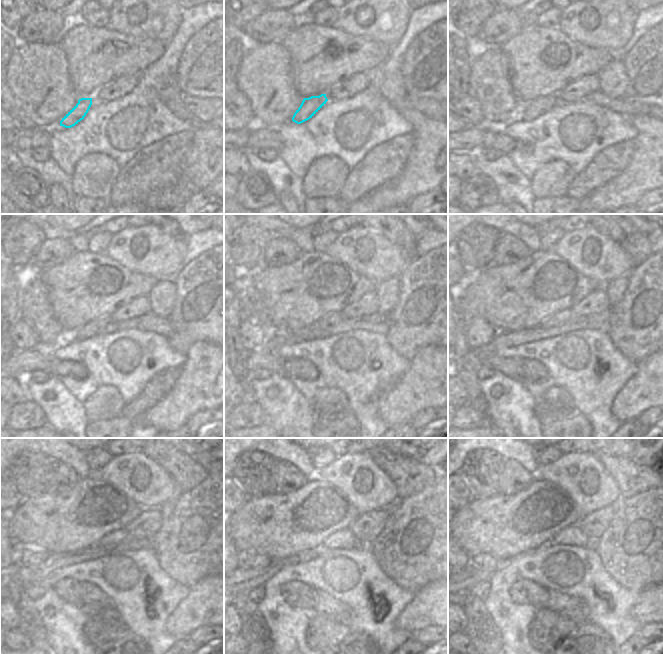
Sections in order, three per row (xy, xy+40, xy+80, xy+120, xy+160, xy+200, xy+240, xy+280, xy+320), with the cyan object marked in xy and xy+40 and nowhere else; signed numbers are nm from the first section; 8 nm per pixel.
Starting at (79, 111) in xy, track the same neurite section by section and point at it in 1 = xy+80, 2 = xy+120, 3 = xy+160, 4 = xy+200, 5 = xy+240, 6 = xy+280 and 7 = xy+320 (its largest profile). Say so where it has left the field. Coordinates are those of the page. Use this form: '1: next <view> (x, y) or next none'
1: next xy+80 (533, 109)
2: next xy+120 (97, 326)
3: next xy+160 (321, 326)
4: next xy+200 (562, 316)
5: next xy+240 (113, 539)
6: next xy+280 (344, 538)
7: next xy+320 (571, 536)

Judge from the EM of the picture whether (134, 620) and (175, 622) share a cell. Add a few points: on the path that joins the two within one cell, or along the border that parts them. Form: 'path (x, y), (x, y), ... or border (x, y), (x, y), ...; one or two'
border (179, 603), (166, 621), (166, 630), (175, 639); two

